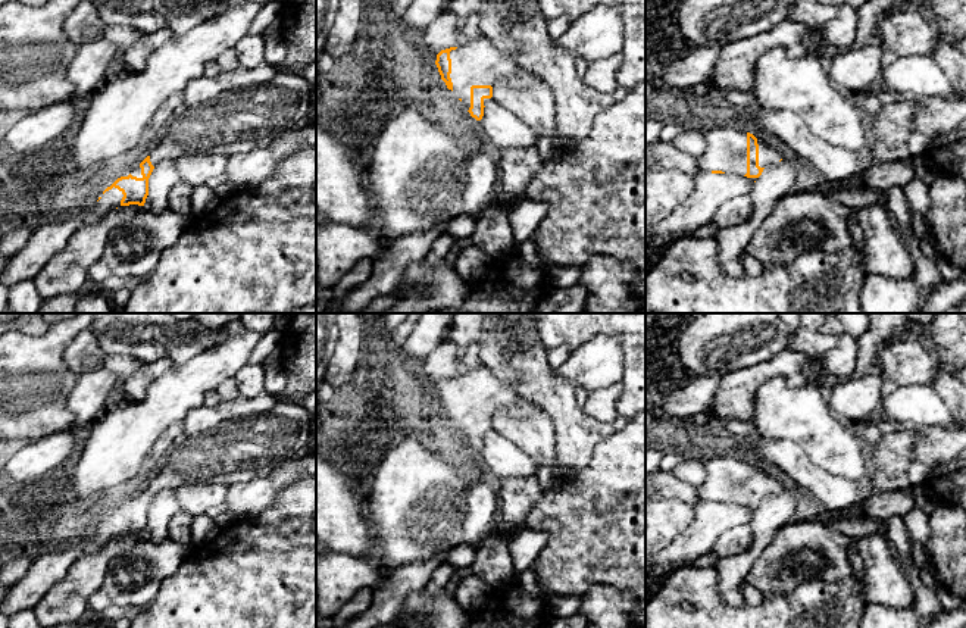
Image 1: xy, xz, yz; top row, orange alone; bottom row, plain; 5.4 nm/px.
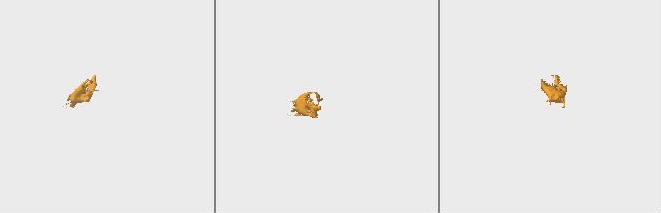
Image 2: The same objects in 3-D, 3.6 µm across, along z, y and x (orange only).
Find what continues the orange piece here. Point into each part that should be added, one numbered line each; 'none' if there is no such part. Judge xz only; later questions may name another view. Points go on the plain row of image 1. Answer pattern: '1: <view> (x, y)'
1: xz (478, 391)

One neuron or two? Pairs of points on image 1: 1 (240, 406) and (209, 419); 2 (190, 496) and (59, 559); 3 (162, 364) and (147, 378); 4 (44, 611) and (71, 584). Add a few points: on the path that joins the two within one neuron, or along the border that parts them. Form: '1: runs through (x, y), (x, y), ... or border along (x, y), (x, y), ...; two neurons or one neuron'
1: runs through (233, 411), (216, 416); one neuron
2: border along (183, 484), (175, 490); two neurons
3: runs through (159, 366), (150, 375); one neuron
4: runs through (50, 605), (65, 590); one neuron

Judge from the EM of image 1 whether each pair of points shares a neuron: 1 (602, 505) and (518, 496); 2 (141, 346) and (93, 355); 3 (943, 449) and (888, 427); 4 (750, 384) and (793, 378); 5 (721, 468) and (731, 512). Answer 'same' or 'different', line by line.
1: different
2: different
3: same
4: same
5: different

